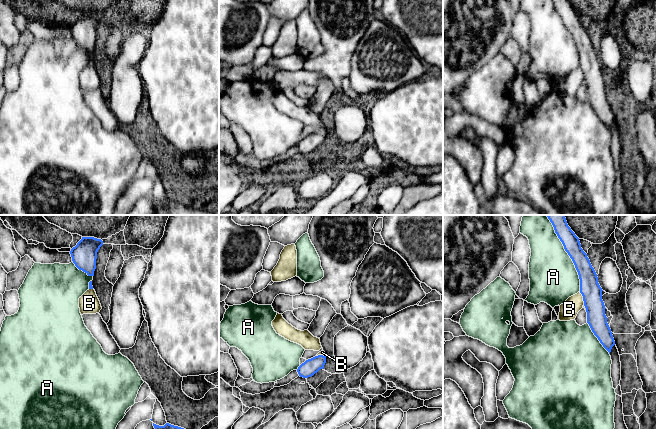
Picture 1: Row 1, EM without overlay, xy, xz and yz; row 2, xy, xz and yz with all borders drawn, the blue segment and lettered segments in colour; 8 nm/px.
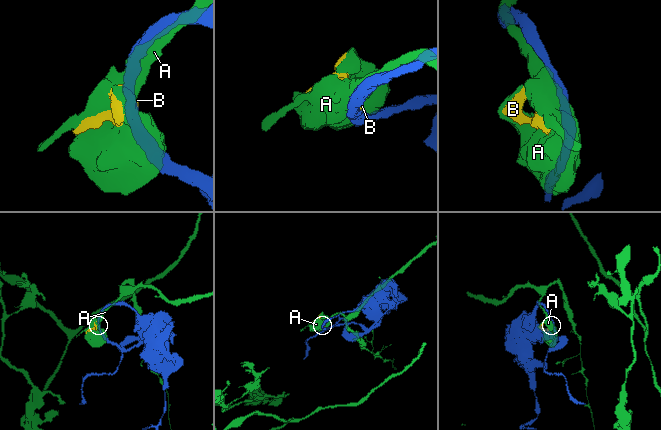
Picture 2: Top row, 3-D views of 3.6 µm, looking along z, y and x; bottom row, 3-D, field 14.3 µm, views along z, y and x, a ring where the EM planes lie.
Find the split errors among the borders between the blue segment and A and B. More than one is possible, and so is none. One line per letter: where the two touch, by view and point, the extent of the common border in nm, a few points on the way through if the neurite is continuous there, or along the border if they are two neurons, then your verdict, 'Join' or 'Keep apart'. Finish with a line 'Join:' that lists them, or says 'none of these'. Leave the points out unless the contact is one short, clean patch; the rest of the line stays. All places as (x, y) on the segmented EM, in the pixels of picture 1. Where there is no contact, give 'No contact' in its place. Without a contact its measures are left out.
A: Touches blue at yz (568, 254). Shared border 650 nm. Keep apart
B: Touches blue at yz (583, 298). Shared border 110 nm. Boundary: yz (579, 292), (584, 304). Keep apart
Join: none of these

